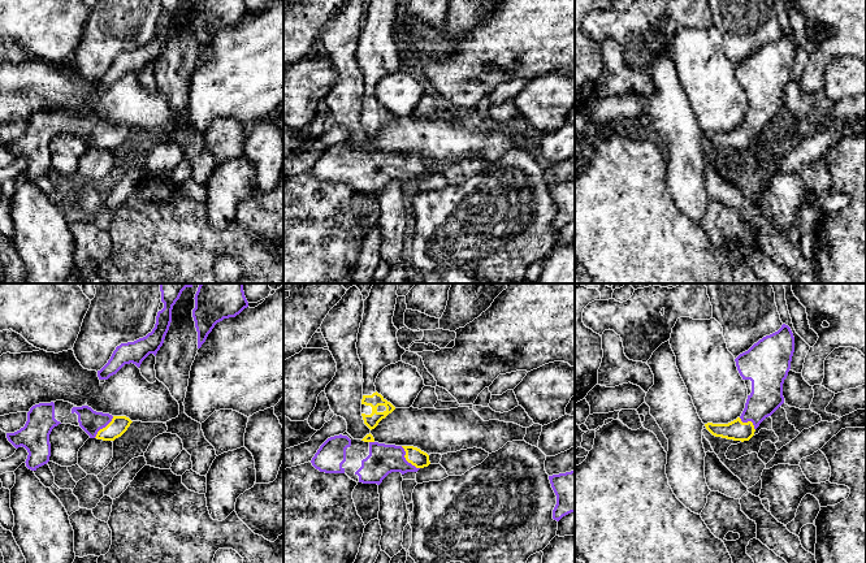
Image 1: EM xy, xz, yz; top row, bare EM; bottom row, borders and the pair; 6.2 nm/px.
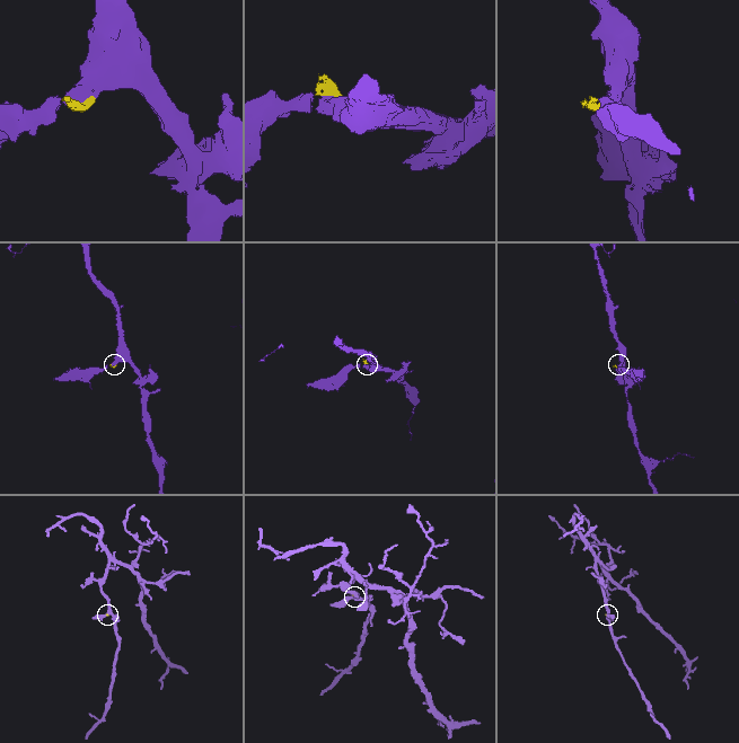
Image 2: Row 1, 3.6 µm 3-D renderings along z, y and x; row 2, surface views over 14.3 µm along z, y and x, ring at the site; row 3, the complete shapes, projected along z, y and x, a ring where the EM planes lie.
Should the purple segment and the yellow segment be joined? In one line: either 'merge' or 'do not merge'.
merge

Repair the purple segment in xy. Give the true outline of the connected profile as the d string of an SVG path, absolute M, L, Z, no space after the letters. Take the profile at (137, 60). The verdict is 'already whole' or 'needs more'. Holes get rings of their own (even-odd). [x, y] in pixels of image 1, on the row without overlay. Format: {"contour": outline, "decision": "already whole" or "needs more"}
{"contour": "M161 0L164 17L157 21L156 33L152 40L134 51L117 55L108 72L98 79L99 88L108 88L125 73L133 72L139 77L150 62L156 65L169 39L173 14L179 8L181 3L182 0Z", "decision": "already whole"}

